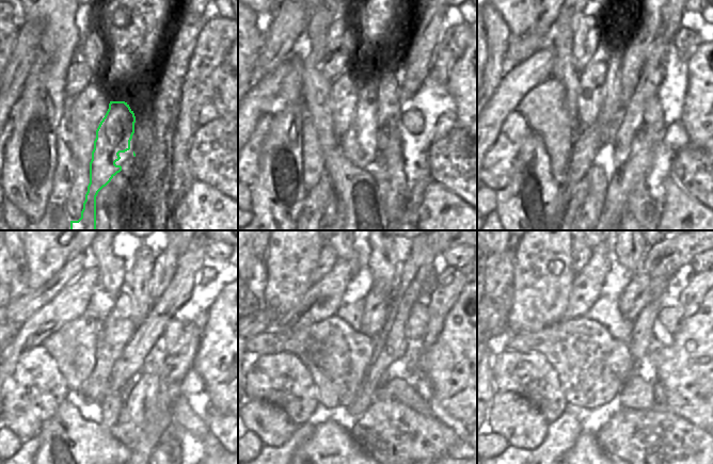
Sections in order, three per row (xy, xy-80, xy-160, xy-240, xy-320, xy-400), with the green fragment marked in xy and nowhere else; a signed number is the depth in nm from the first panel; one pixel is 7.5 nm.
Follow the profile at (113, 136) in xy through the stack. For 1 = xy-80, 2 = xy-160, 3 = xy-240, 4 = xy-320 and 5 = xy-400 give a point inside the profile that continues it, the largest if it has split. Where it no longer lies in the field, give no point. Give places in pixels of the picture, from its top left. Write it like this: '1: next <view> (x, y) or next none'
1: next xy-80 (361, 136)
2: next xy-160 (612, 112)
3: next xy-240 (136, 284)
4: next xy-320 (383, 265)
5: next xy-400 (628, 252)

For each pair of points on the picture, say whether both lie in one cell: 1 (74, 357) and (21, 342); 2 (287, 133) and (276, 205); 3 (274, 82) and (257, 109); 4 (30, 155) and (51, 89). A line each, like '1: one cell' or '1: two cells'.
1: two cells
2: one cell
3: one cell
4: one cell

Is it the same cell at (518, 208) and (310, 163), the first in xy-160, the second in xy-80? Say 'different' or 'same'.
different

